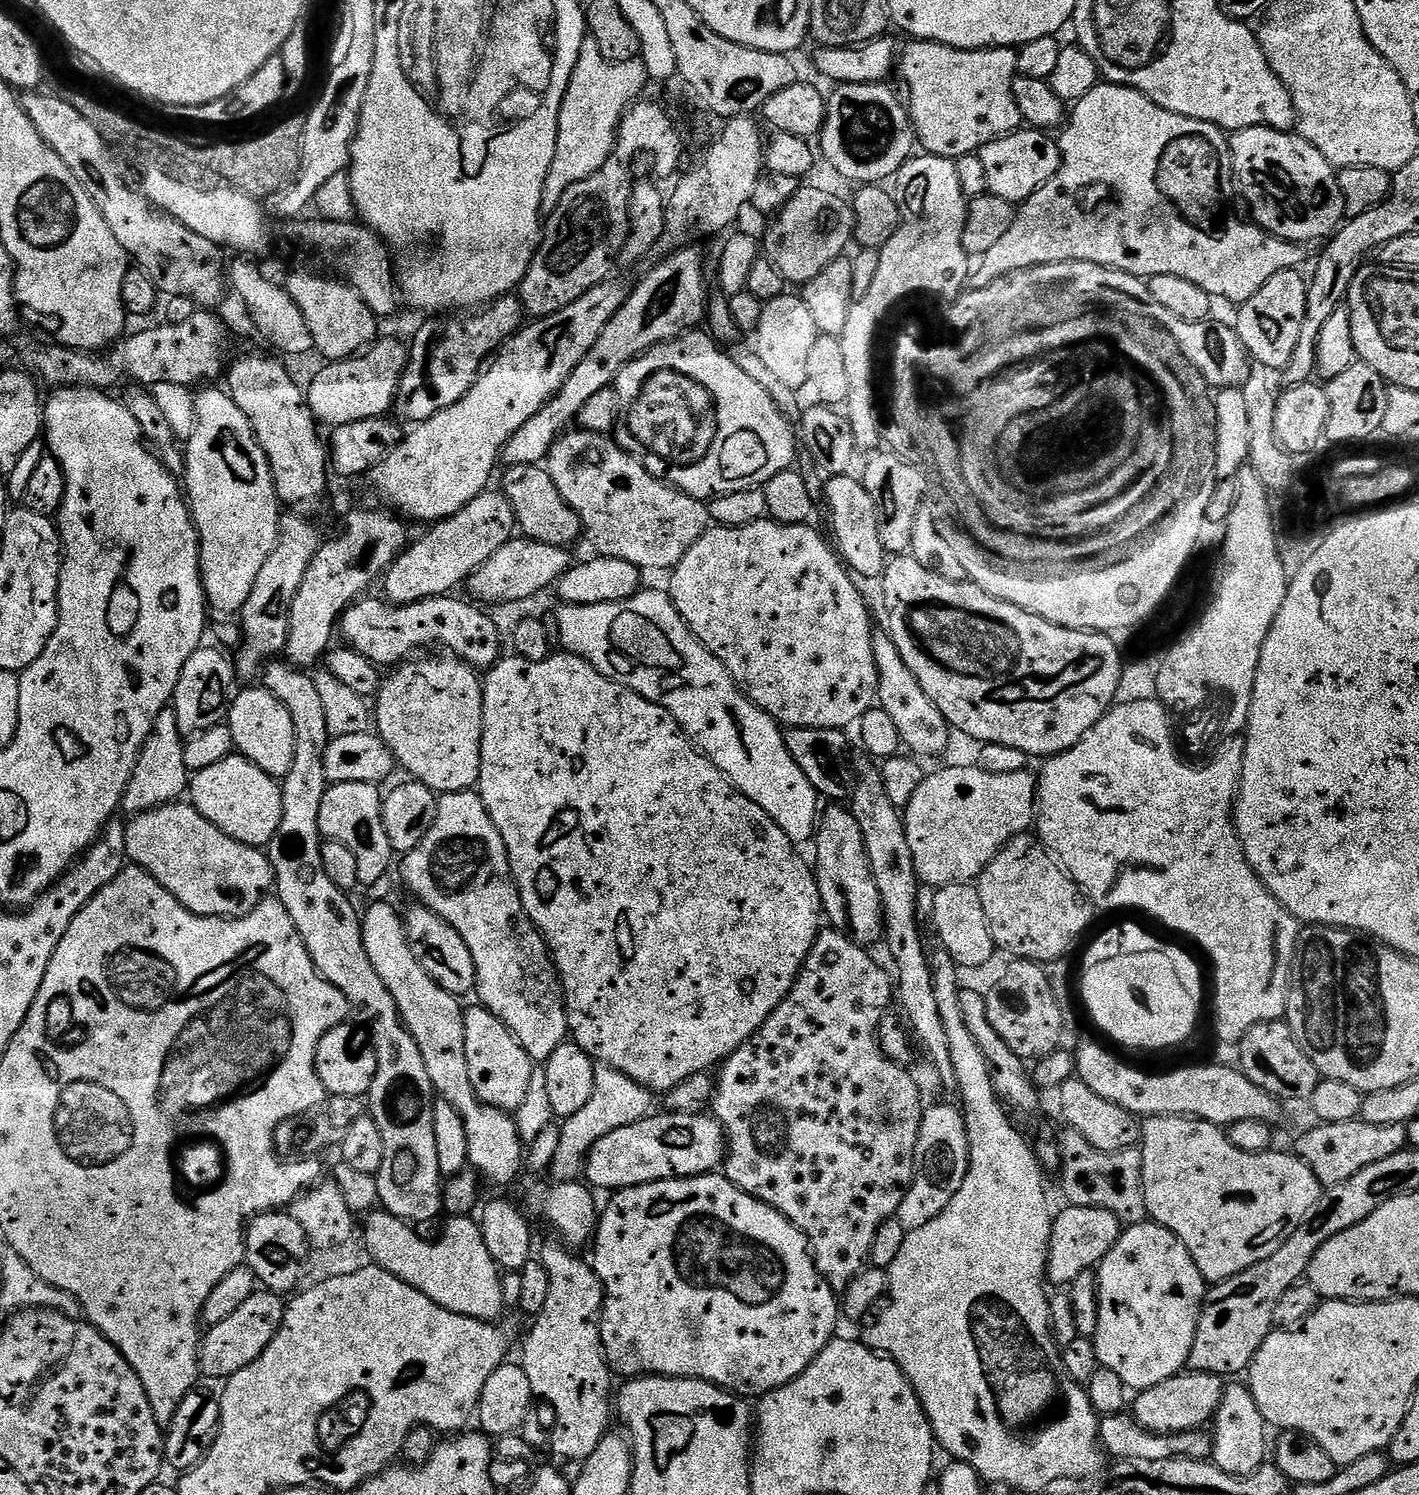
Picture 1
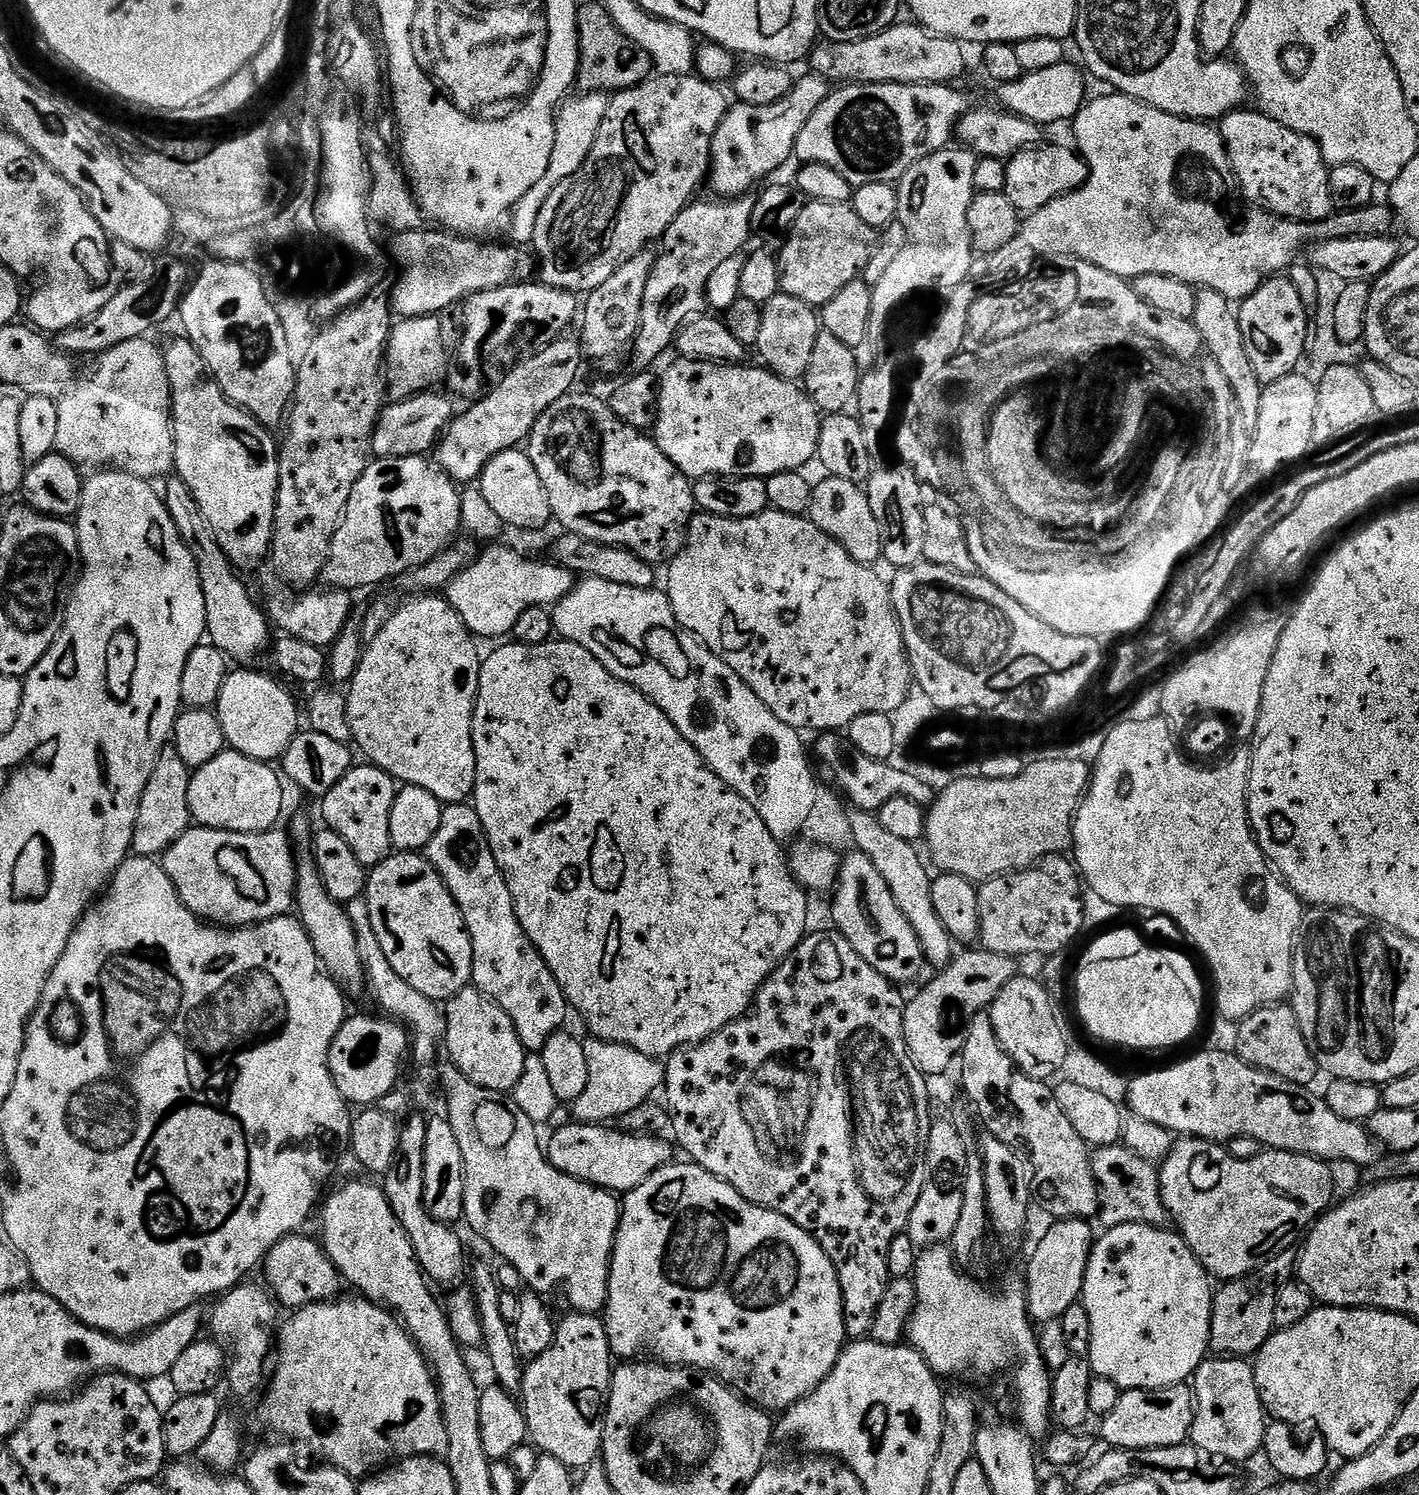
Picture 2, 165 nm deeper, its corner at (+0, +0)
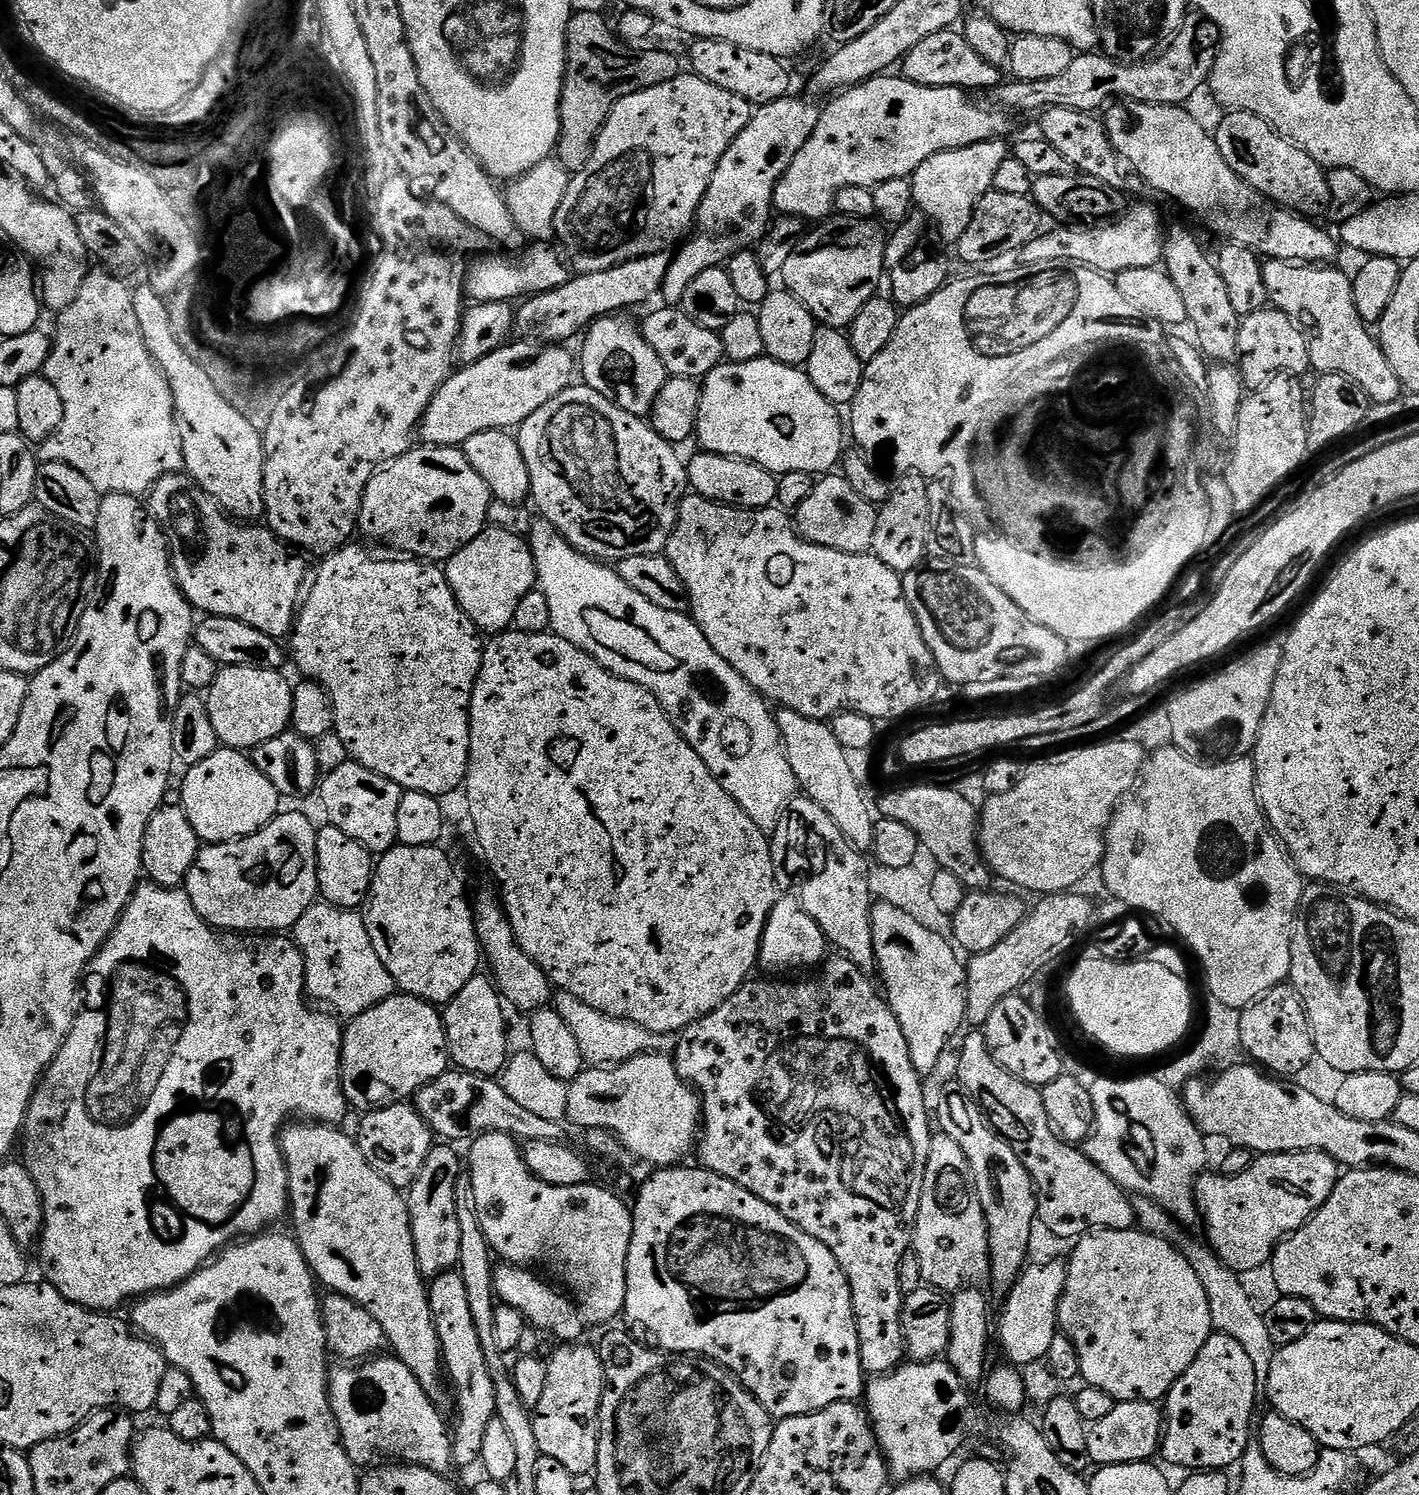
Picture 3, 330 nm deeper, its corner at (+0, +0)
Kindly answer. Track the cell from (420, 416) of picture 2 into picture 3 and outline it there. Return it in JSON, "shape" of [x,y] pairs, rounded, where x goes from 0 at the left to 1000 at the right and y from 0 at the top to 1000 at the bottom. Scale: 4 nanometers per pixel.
{"shape":[[[359,229],[342,239],[319,248],[316,255],[309,261],[309,264],[306,264],[303,272],[300,272],[300,277],[296,280],[295,292],[300,298],[305,300],[324,300],[329,294],[334,293],[334,290],[340,290],[342,288],[366,287],[371,280],[376,277],[376,274],[385,272],[385,269],[396,264],[396,261],[404,259],[403,251],[407,251],[407,243],[404,236],[402,238],[400,235],[400,232],[377,229],[366,229]]]}

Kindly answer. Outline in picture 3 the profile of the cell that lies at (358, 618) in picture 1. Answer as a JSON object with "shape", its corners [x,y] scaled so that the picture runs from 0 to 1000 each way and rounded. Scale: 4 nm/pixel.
{"shape":[[[131,317],[115,318],[107,326],[106,334],[106,342],[118,361],[125,391],[136,407],[141,411],[159,412],[173,416],[173,419],[179,419],[179,421],[185,421],[185,424],[190,424],[190,427],[199,429],[209,416],[213,397],[218,385],[218,380],[217,383],[217,377],[214,375],[215,373],[211,369],[204,368],[204,365],[197,361],[191,353],[178,353],[180,352],[173,352],[167,349]]]}

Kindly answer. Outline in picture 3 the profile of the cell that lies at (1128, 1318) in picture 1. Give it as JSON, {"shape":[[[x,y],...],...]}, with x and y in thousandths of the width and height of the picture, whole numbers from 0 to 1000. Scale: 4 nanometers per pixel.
{"shape":[[[800,821],[770,823],[760,827],[758,832],[755,841],[751,843],[751,860],[744,885],[746,890],[757,898],[763,925],[768,928],[779,930],[786,938],[820,937],[829,922],[839,916],[839,911],[844,908],[844,903],[847,903],[856,892],[853,871],[844,852],[841,852],[841,847],[839,847],[828,832]]]}

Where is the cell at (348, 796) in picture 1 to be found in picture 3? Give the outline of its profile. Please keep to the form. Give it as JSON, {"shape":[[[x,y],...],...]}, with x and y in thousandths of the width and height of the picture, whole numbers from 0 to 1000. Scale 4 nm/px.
{"shape":[[[250,510],[238,512],[238,515],[230,517],[224,525],[224,533],[231,545],[230,551],[249,561],[249,563],[255,563],[255,566],[263,571],[273,570],[280,564],[280,536],[283,532],[281,524]]]}

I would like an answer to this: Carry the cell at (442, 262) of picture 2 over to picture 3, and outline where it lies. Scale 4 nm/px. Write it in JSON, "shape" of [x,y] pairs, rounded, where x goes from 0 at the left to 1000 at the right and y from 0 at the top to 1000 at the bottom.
{"shape":[[[375,162],[363,170],[341,171],[339,174],[333,173],[328,188],[329,197],[333,201],[340,203],[354,201],[364,202],[367,199],[378,198],[380,195],[390,195],[393,194],[393,191],[399,191],[399,189],[402,187],[401,175],[394,165],[392,167],[388,166],[389,165],[386,162]]]}

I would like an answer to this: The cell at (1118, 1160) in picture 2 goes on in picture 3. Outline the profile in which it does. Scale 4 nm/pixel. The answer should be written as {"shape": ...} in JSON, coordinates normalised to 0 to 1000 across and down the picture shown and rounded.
{"shape":[[[805,801],[800,803],[801,815],[803,821],[807,824],[811,824],[813,827],[818,827],[825,832],[828,832],[832,835],[832,838],[841,847],[841,852],[847,858],[847,863],[850,863],[850,868],[853,871],[853,882],[854,888],[860,894],[870,895],[870,898],[873,898],[875,903],[878,903],[882,912],[884,913],[886,926],[893,926],[895,922],[895,911],[898,911],[898,906],[901,900],[898,895],[892,890],[892,884],[889,876],[885,876],[885,872],[882,870],[882,867],[879,865],[879,862],[876,859],[875,852],[870,851],[867,847],[864,847],[857,841],[856,837],[851,834],[848,829],[842,829],[840,827],[837,827],[835,822],[828,815],[819,807],[816,807],[813,803]]]}

